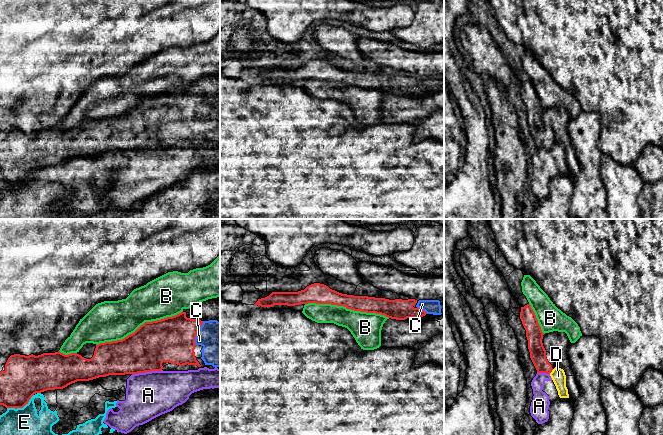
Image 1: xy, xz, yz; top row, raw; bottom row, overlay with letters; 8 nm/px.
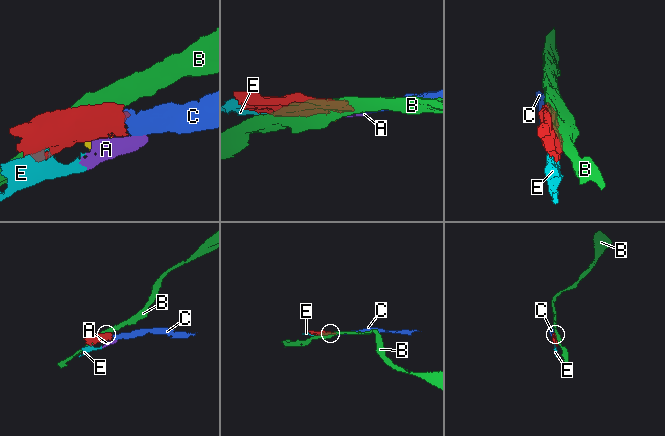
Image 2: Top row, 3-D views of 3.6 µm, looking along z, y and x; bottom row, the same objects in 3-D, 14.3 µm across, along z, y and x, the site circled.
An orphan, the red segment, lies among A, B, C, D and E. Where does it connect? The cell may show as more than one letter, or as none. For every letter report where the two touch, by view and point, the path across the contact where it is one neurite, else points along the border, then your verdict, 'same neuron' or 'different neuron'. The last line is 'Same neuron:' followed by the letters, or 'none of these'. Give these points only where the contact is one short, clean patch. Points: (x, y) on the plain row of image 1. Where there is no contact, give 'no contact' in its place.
A: contact xy (146, 147); border xy (161, 145), (138, 148), (132, 151); different neuron
B: contact xy (140, 102); different neuron
C: contact xy (197, 108); way xy (172, 115), (184, 109), (197, 108), (211, 110), (219, 115); same neuron
D: contact yz (551, 147); border yz (553, 145), (549, 149); different neuron
E: contact xy (21, 183); border xy (33, 170), (22, 183), (7, 184); different neuron
Same neuron: C

